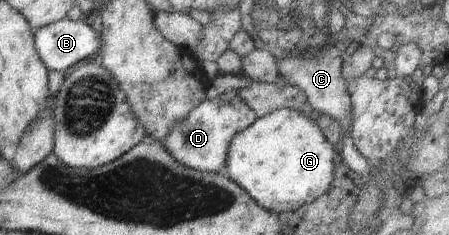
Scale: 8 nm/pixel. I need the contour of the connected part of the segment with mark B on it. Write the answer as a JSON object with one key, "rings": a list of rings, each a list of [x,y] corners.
{"rings":[[[67,17],[40,29],[32,29],[35,48],[43,64],[54,71],[64,71],[79,61],[89,60],[100,52],[102,40],[85,20],[70,21]]]}

